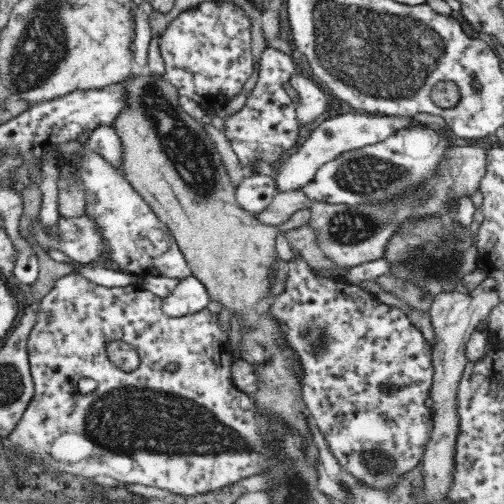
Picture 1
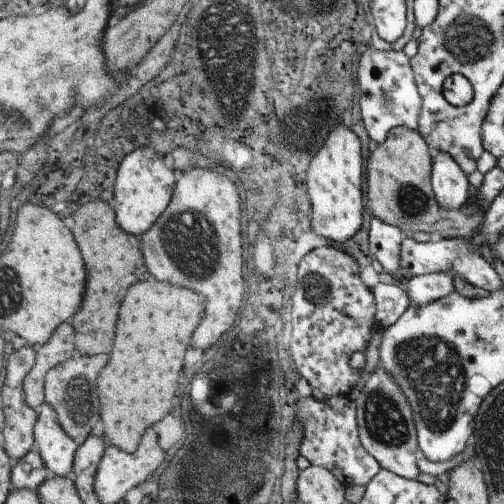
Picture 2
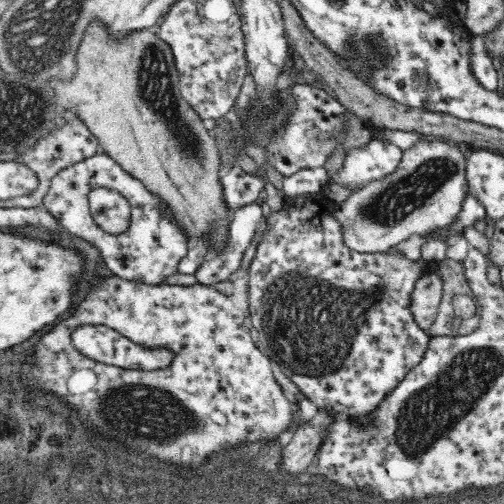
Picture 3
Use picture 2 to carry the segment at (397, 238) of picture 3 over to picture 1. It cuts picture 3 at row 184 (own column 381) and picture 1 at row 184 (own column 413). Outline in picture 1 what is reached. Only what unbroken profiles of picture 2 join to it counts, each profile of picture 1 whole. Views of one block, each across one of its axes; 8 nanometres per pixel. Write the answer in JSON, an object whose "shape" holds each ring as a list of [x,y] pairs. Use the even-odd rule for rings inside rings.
{"shape":[[[460,146],[454,150],[448,150],[444,154],[444,160],[440,164],[440,174],[426,182],[420,190],[410,190],[406,192],[402,198],[390,202],[390,204],[360,204],[360,206],[348,206],[348,204],[326,204],[326,202],[314,202],[308,200],[308,196],[304,194],[304,190],[294,190],[294,192],[278,192],[278,196],[268,204],[268,208],[264,208],[262,212],[254,212],[256,220],[260,224],[266,226],[284,226],[298,210],[310,210],[312,218],[310,218],[310,228],[316,232],[316,244],[320,248],[320,252],[338,268],[354,268],[360,266],[364,262],[376,262],[382,260],[384,256],[384,248],[390,242],[392,234],[396,234],[396,230],[412,220],[412,218],[432,218],[432,216],[446,216],[450,214],[446,208],[442,208],[442,202],[448,200],[448,196],[452,198],[462,198],[472,196],[474,190],[480,188],[482,178],[488,172],[488,152],[486,148],[480,146]]]}

